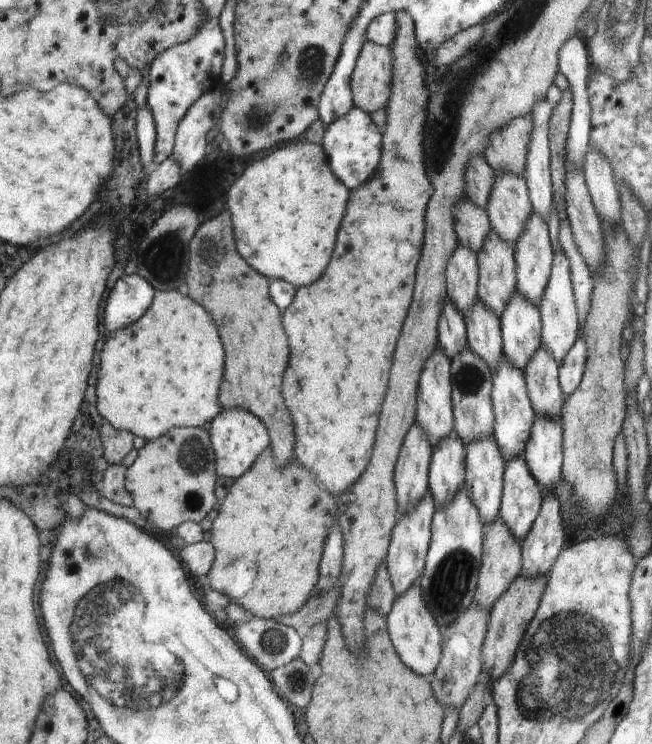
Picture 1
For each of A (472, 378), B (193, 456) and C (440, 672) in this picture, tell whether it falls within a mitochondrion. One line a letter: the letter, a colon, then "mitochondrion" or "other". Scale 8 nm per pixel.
A: mitochondrion
B: mitochondrion
C: other

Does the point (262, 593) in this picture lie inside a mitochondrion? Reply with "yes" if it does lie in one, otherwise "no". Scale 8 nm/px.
no

